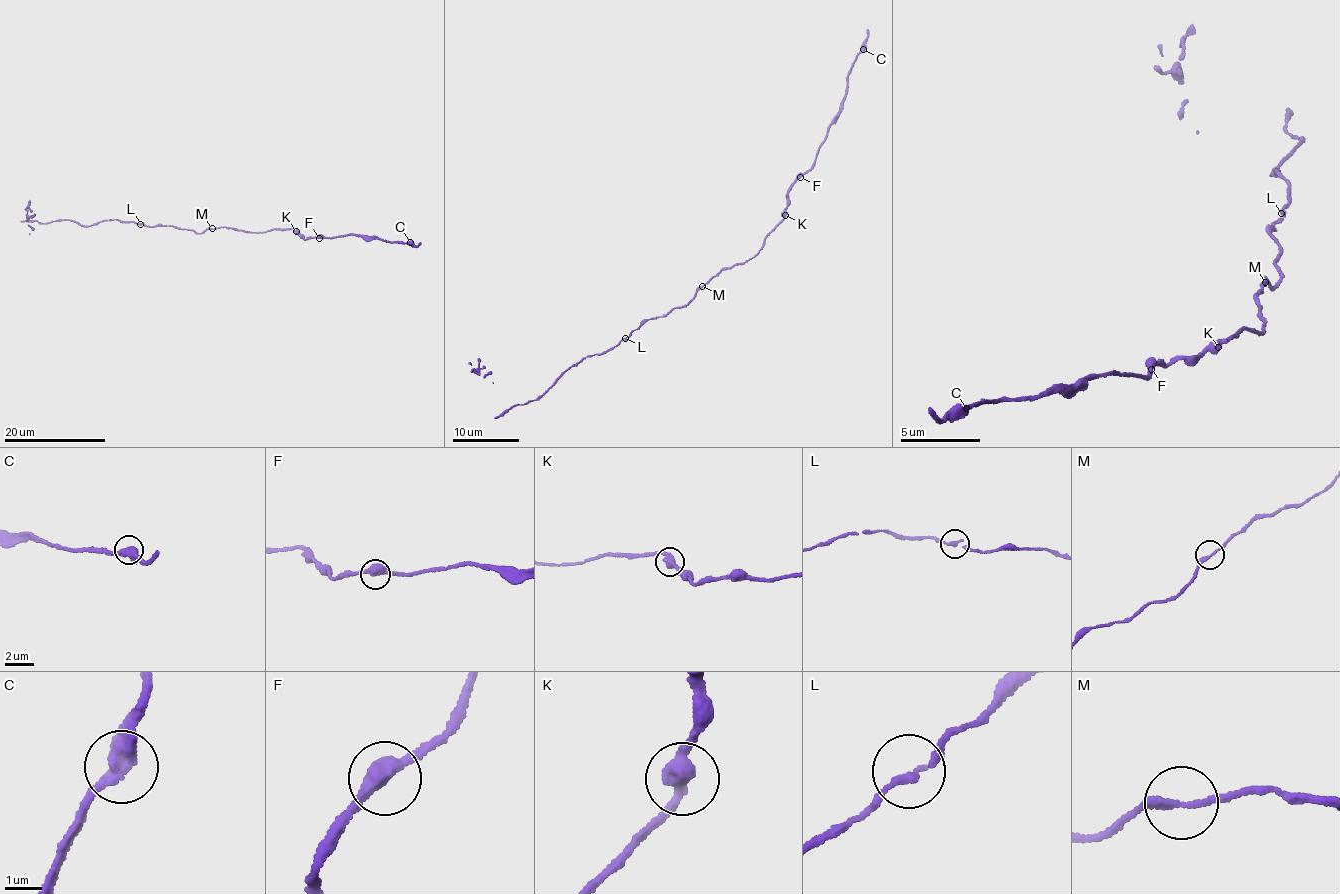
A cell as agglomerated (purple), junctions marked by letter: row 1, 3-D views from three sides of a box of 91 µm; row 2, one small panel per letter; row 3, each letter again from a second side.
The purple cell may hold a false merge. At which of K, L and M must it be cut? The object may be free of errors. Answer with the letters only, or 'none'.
none

